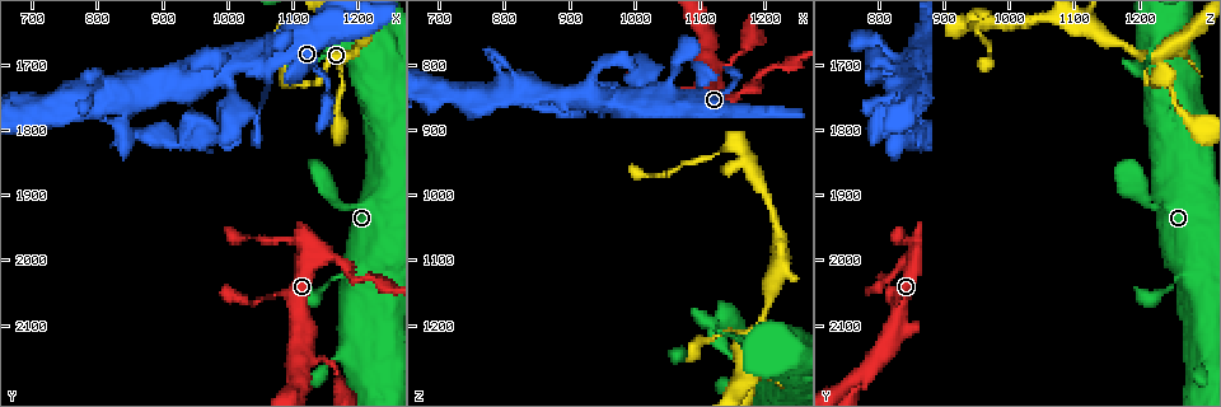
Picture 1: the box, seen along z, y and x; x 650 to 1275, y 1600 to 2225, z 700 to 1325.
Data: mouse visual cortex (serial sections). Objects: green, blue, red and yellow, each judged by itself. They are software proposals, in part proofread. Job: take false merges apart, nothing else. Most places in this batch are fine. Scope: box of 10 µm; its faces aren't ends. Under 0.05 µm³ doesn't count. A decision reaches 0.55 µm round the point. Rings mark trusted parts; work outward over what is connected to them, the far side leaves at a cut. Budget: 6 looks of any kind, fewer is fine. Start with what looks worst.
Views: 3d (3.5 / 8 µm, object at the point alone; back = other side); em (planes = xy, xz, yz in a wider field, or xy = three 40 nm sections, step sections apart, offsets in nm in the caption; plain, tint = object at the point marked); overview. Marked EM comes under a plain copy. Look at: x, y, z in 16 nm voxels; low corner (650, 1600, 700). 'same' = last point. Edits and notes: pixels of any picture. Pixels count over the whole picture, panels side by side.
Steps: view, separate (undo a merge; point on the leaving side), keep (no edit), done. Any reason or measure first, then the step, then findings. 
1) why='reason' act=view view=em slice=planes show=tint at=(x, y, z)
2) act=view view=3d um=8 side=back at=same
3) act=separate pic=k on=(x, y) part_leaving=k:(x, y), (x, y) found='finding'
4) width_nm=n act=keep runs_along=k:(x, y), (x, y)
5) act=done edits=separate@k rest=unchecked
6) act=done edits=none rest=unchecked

why='sharp bend' act=view view=3d um=3.5 at=(1105, 1975, 860)

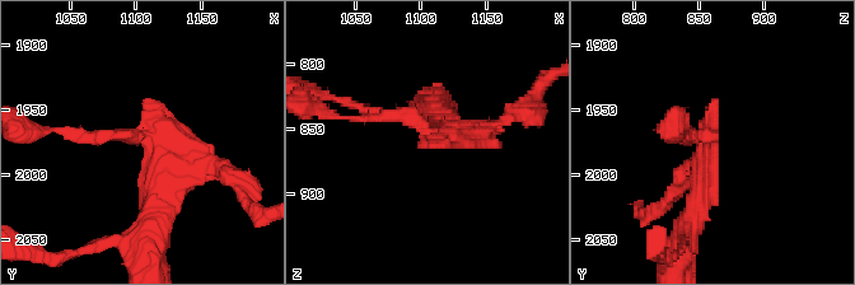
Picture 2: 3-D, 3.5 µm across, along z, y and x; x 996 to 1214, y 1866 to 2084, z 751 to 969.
act=view view=em slice=xy step=3 show=tint at=(1108, 1972, 856)

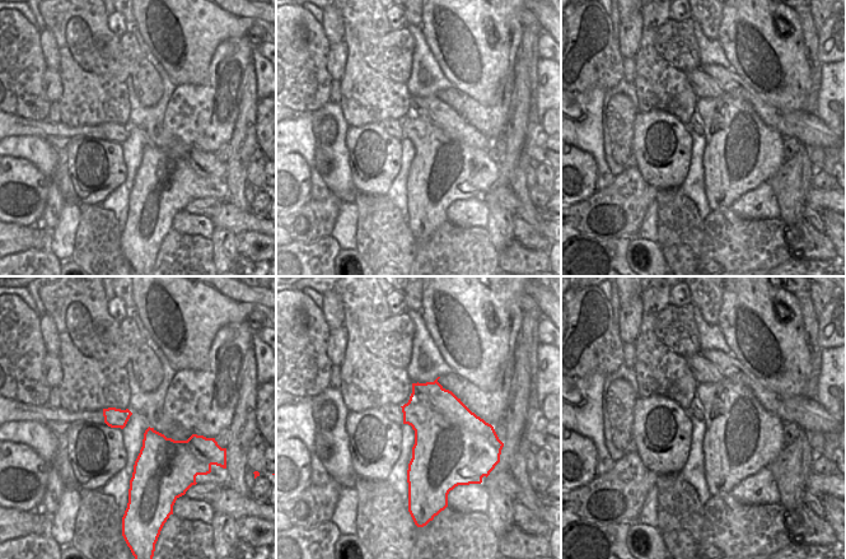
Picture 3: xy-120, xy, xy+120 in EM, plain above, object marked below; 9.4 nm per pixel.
act=keep runs_along=2:(157, 206), (153, 136), (68, 136) found='continuous, no second cell'

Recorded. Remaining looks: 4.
act=view view=3d um=8 at=(1175, 1670, 1220)

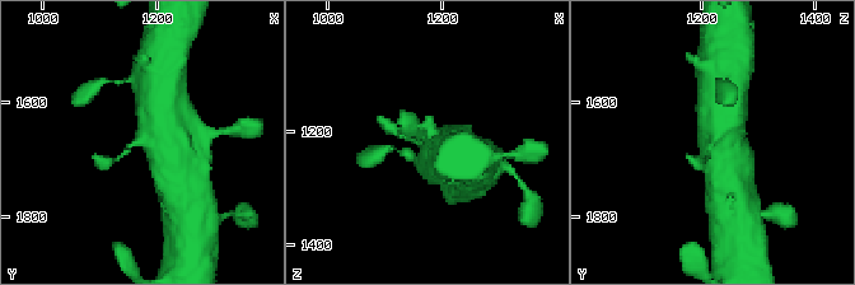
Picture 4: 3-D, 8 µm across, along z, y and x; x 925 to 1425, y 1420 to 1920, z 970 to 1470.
act=view view=3d um=3.5 side=back at=same

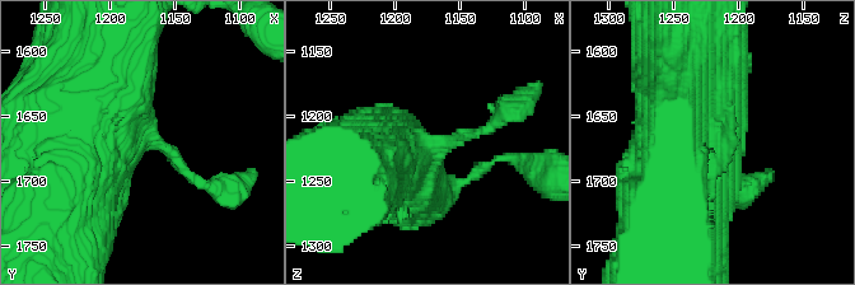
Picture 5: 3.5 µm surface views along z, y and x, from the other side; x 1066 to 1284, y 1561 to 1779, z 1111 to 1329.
act=view view=em slice=planes show=tint at=(1178, 1670, 1226)

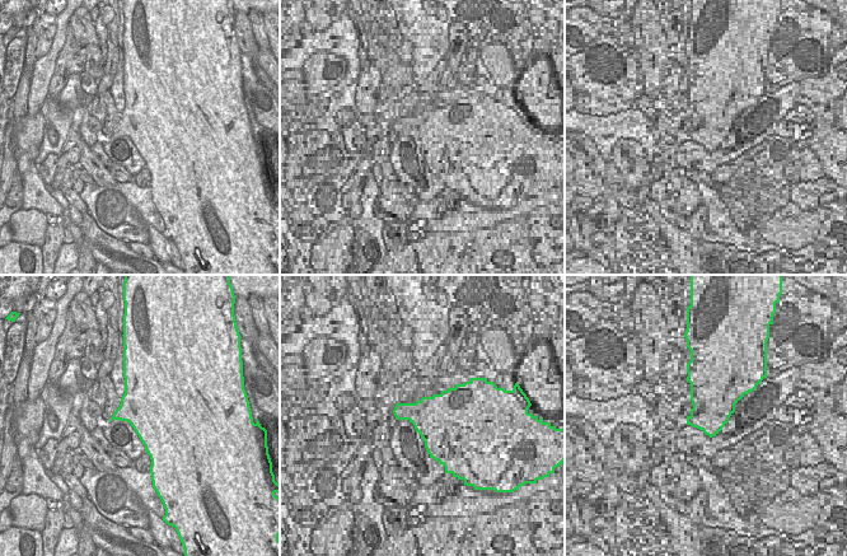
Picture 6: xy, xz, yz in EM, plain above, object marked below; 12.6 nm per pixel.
act=keep runs_along=5:(54, 209), (104, 139), (104, 65) found='all the same cell'

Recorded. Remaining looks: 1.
act=done edits=none rest=unchecked

